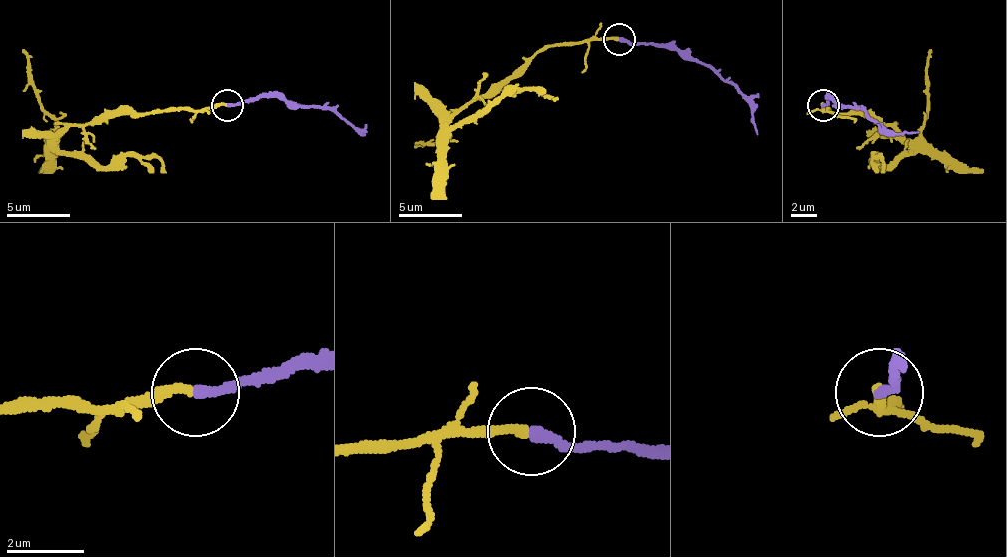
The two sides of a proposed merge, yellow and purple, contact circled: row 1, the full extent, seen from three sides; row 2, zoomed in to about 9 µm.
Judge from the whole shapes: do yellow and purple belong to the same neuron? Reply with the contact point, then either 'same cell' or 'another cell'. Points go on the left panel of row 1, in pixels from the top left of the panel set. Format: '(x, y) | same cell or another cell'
(227, 105) | same cell

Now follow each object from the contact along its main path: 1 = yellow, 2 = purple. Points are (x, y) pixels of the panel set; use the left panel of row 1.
1: (225, 104), (100, 114), (91, 123), (75, 123), (55, 146), (100, 165), (151, 155), (167, 171)
2: (228, 104), (286, 98), (318, 104), (331, 107), (359, 133), (366, 133)

